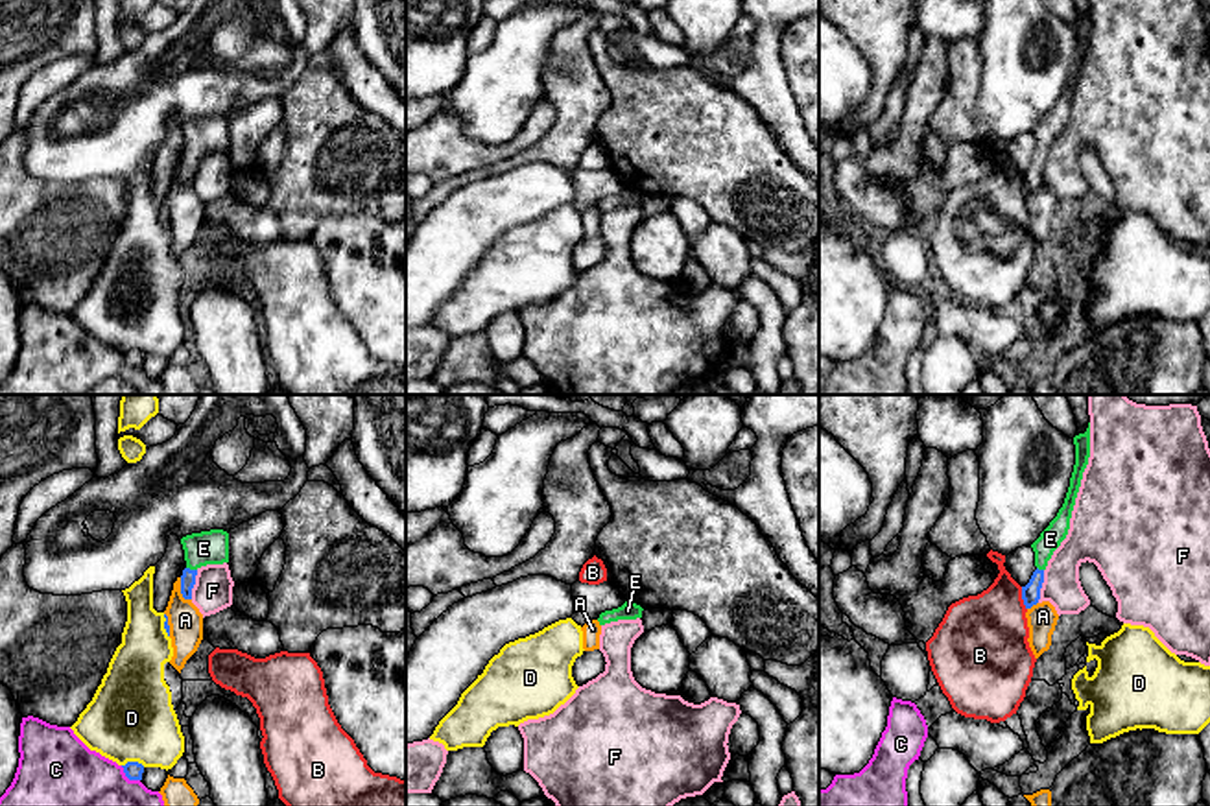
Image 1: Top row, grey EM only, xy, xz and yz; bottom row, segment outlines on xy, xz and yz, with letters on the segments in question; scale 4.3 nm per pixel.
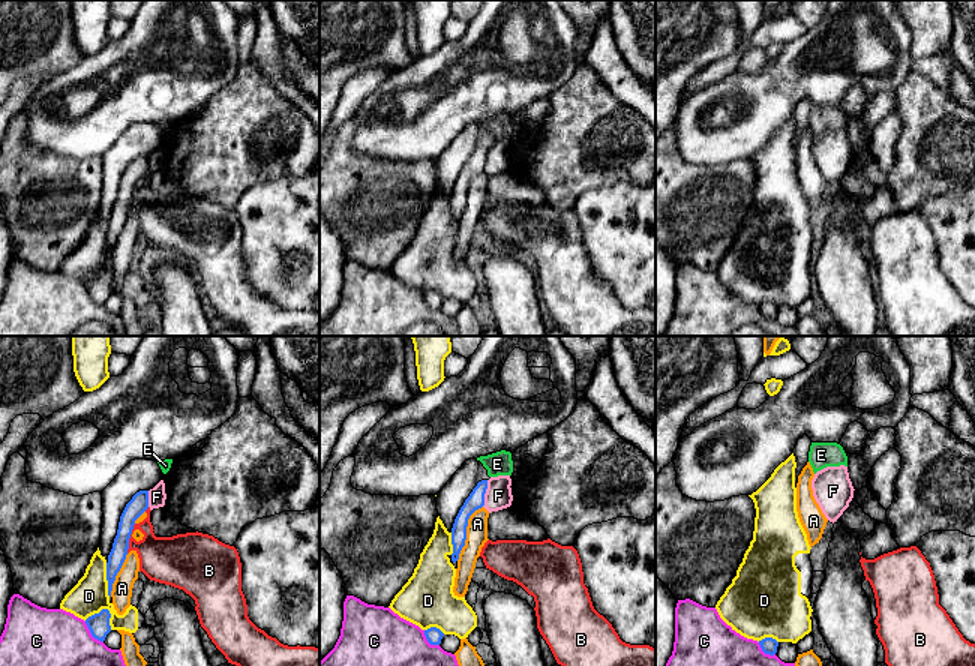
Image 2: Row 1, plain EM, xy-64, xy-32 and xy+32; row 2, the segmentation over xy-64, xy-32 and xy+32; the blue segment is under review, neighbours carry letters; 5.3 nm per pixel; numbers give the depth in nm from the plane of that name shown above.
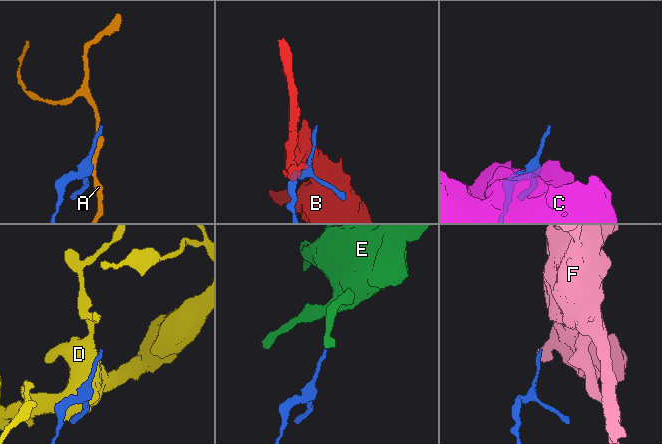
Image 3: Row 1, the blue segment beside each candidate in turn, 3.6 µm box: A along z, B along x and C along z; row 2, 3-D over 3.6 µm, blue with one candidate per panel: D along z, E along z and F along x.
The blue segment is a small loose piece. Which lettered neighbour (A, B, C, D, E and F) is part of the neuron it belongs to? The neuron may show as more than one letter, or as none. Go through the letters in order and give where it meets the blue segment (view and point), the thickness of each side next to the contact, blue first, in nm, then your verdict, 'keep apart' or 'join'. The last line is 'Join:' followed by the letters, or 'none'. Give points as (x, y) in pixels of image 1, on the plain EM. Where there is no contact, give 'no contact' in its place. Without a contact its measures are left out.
A: xy (181, 177) | 60/150 nm | keep apart
B: yz (1022, 185) | 80/380 nm | keep apart
C: xy (128, 364) | 80/480 nm | keep apart
D: xy (133, 349) | 80/380 nm | keep apart
E: xy (192, 157) | 60/150 nm | join
F: yz (1041, 174) | 80/170 nm | keep apart
Join: E

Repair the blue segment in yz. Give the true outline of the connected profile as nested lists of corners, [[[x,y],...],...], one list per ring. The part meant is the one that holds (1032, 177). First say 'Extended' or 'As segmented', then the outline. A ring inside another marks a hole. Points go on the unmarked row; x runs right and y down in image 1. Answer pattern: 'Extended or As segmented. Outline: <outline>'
Extended. Outline: [[[1090,9],[1085,20],[1079,20],[1074,24],[1074,31],[1075,31],[1075,52],[1074,52],[1064,90],[1059,96],[1057,103],[1050,109],[1050,113],[1031,131],[1035,138],[1037,157],[1033,159],[1029,170],[1022,173],[1022,186],[1026,196],[1031,196],[1033,192],[1038,190],[1048,148],[1051,146],[1053,138],[1061,133],[1061,129],[1068,122],[1072,98],[1074,98],[1075,85],[1081,74],[1083,59],[1090,44]]]

